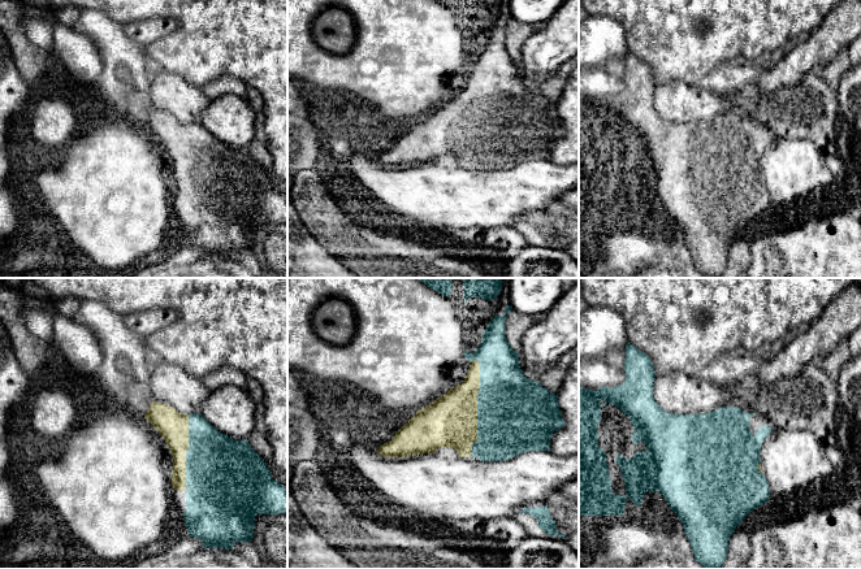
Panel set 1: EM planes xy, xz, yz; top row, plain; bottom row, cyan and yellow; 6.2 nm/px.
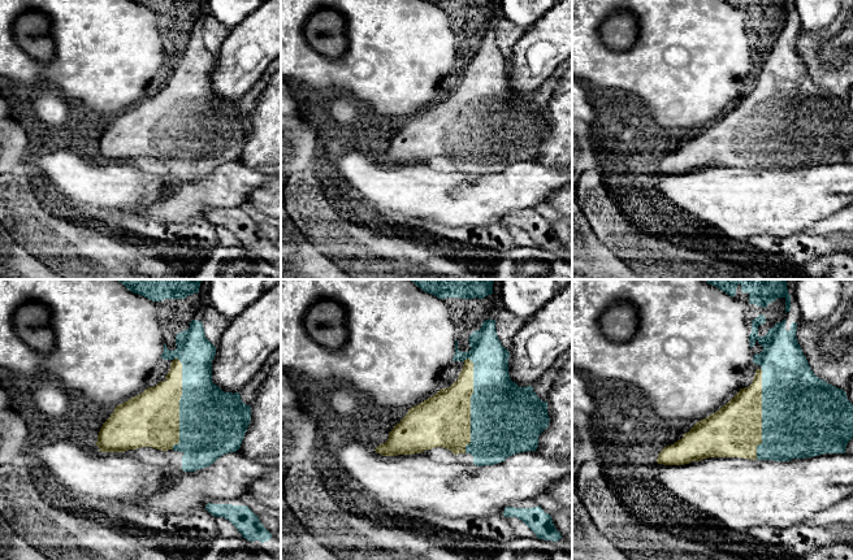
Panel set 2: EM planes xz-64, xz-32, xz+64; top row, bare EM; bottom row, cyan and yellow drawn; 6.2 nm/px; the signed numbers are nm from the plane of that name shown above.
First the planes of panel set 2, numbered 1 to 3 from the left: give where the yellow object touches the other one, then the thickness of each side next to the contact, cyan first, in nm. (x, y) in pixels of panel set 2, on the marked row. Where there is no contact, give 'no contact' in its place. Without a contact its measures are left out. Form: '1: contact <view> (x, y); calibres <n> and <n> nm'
1: contact xz-64 (180, 404); calibres 420 and 340 nm
2: contact xz-32 (471, 406); calibres 440 and 340 nm
3: contact xz+64 (762, 413); calibres 500 and 320 nm

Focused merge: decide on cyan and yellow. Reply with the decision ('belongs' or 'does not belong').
belongs

